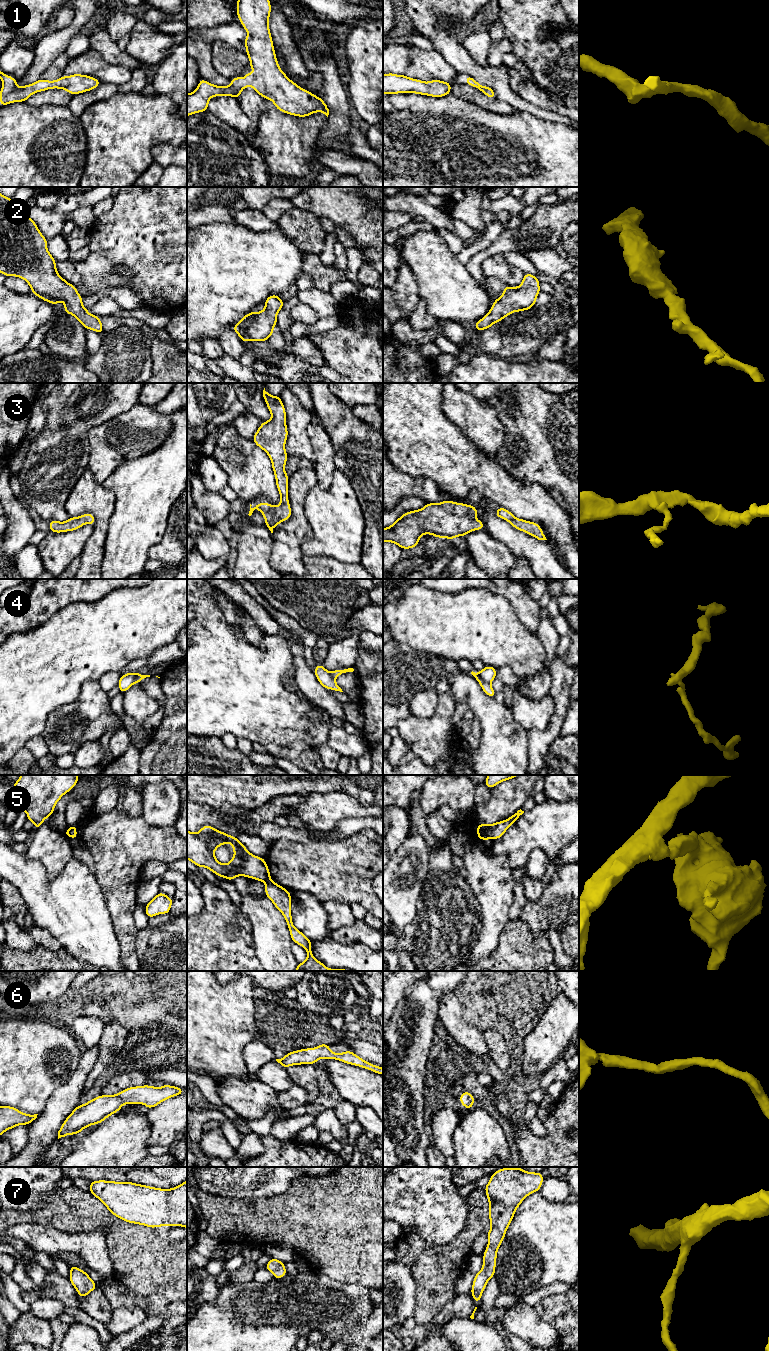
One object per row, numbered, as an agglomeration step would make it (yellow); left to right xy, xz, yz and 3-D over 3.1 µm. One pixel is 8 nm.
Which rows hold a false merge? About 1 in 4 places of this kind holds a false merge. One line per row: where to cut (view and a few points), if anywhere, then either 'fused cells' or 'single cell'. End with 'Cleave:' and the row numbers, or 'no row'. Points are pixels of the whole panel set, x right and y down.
1: cut none; single cell
2: cut none; single cell
3: cut none; single cell
4: cut yz (476, 673), (480, 681), (489, 684); fused cells
5: cut xy (71, 825), (73, 837); fused cells
6: cut none; single cell
7: cut none; single cell
Cleave: 4, 5

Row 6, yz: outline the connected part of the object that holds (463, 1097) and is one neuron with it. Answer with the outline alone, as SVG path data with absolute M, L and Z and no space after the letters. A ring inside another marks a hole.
M464 1091L459 1098L459 1101L461 1102L461 1105L466 1107L467 1109L471 1110L474 1102L476 1101L473 1095L468 1092Z

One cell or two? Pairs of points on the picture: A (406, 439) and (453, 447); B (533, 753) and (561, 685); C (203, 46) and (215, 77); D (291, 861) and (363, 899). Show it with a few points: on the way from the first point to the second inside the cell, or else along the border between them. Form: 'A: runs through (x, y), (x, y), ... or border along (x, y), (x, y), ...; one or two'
A: runs through (418, 439), (430, 446), (441, 447); one
B: runs through (546, 736), (554, 727), (561, 702); one
C: runs through (203, 54), (204, 64), (207, 69); one
D: runs through (309, 861), (319, 861), (345, 887); one

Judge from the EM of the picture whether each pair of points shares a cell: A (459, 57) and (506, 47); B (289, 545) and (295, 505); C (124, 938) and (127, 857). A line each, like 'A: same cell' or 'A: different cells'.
A: different cells
B: same cell
C: same cell

